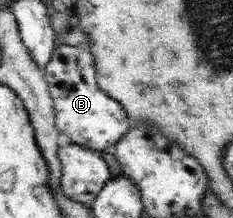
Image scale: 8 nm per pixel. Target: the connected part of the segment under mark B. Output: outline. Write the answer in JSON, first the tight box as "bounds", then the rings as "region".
{"bounds":[42,44,132,152],"region":[[[68,44],[56,46],[48,66],[42,72],[50,88],[50,97],[54,101],[55,127],[59,134],[66,134],[71,142],[98,152],[112,151],[115,144],[129,131],[132,122],[117,101],[98,89],[98,81],[95,77],[96,63],[90,48],[76,48]]]}

